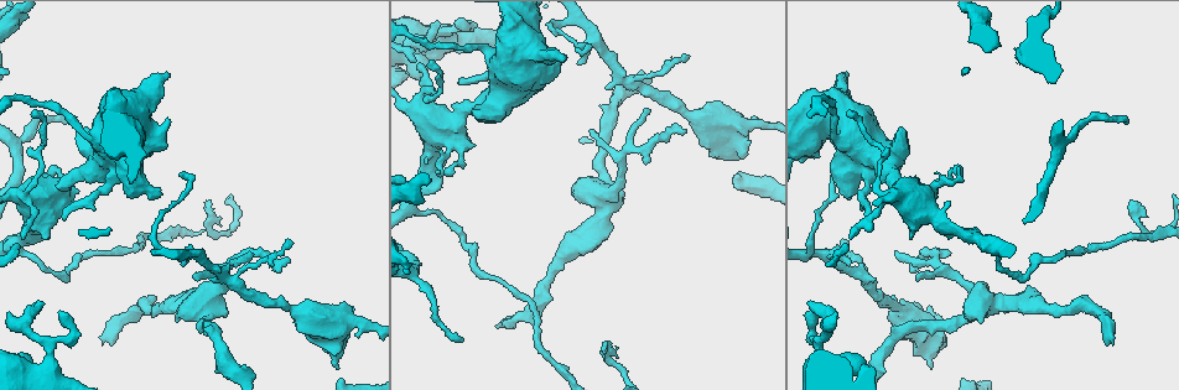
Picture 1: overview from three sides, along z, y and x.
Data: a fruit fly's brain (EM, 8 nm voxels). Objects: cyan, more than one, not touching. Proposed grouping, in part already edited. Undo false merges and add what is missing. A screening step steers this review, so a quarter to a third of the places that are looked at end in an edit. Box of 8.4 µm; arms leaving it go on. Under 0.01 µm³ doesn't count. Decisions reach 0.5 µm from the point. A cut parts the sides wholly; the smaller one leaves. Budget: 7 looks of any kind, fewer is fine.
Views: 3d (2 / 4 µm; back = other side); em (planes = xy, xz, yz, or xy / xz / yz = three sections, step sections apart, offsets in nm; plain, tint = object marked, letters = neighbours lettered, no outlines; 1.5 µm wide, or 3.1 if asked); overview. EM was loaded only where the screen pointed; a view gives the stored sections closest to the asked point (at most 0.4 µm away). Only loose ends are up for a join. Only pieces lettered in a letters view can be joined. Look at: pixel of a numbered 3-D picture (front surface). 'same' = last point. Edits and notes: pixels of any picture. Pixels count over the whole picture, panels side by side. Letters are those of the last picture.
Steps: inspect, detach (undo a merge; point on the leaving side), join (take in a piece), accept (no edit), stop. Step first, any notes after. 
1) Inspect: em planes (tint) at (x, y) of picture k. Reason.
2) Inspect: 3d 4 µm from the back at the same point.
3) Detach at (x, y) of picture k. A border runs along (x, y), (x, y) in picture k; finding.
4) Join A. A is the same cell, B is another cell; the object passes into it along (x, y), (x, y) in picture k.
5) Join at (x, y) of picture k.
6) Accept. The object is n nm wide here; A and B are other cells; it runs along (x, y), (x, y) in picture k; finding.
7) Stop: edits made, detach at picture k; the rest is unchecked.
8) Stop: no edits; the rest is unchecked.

Inspect: 3d 4 µm at (847, 265) of picture 1. Branch stops here.

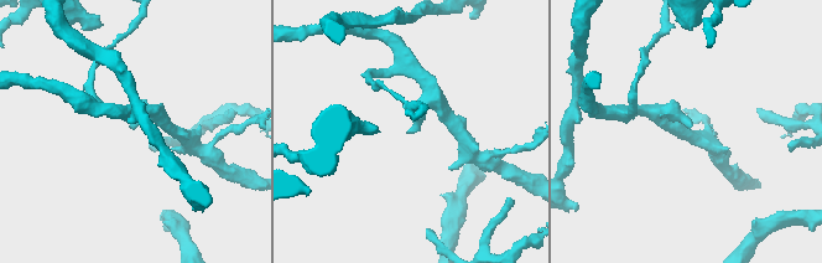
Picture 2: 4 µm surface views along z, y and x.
Inspect: em xy step 8 (letters) at (130, 125) of picture 2.

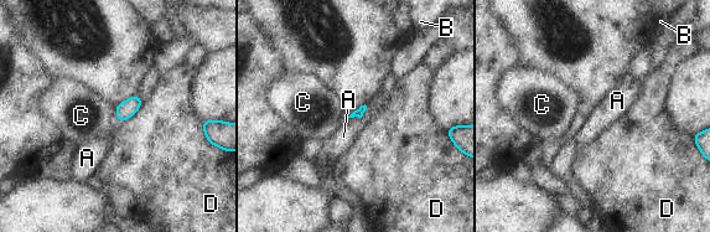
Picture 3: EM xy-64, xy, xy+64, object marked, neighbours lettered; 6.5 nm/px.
Inspect: em planes (letters) at the same point. Cut it another way.

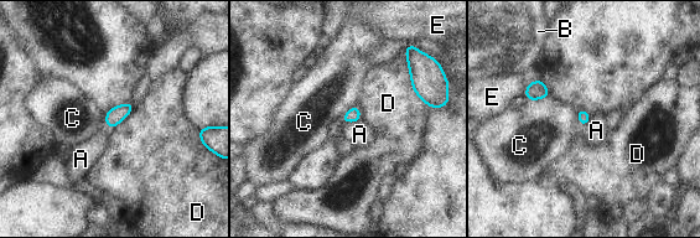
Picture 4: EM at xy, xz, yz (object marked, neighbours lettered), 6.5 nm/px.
Accept. The longest contact is with D, 320 nm; A, B, C, D and E are other cells; a border runs along (549, 94), (528, 101) in picture 4; none of them fits.

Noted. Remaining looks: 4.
Inspect: em planes (tint) at (685, 133) of picture 1. Thin end.

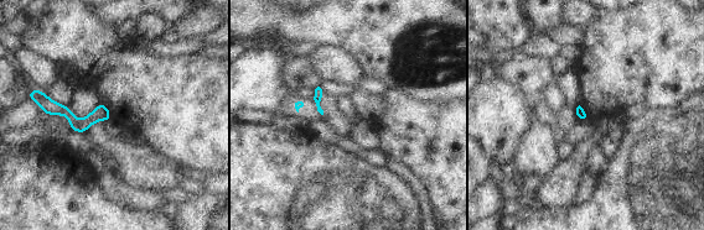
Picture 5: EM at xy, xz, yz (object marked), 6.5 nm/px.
Inspect: em planes (letters) at the same point.

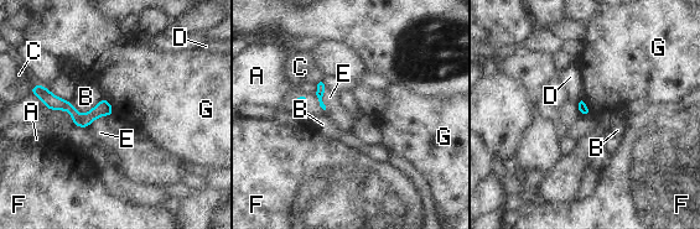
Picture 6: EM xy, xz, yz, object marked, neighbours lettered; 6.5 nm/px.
Accept. A, B, C, D, E, F and G are other cells; a border runs along (102, 98), (109, 103), (114, 113) in picture 6; no lettered piece goes on from it.

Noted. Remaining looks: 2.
Inspect: em planes (letters) at (102, 341) of picture 1. An open end.

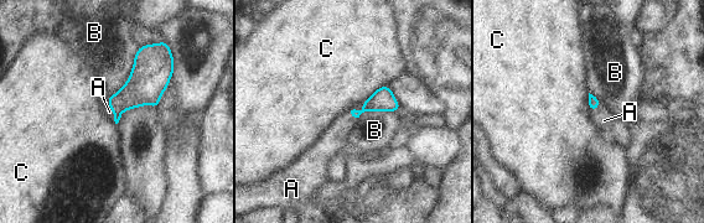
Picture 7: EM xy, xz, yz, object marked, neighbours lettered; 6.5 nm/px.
Join A. A is the same cell, B and C are other cells; the object passes into it along (143, 88), (113, 110), (109, 112) in picture 7; it goes on there.

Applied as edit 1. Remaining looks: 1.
Stop: edits made, join at picture 7; the rest is unchecked.

